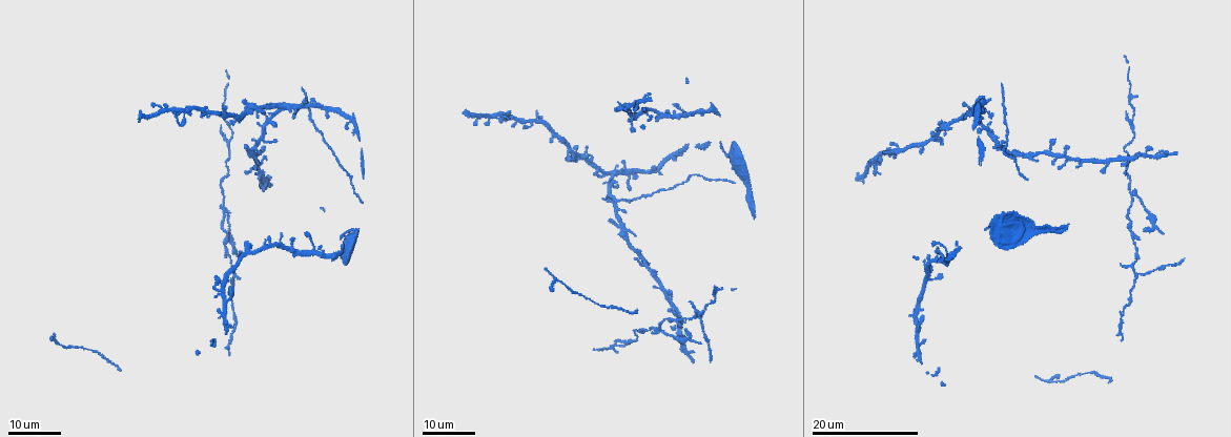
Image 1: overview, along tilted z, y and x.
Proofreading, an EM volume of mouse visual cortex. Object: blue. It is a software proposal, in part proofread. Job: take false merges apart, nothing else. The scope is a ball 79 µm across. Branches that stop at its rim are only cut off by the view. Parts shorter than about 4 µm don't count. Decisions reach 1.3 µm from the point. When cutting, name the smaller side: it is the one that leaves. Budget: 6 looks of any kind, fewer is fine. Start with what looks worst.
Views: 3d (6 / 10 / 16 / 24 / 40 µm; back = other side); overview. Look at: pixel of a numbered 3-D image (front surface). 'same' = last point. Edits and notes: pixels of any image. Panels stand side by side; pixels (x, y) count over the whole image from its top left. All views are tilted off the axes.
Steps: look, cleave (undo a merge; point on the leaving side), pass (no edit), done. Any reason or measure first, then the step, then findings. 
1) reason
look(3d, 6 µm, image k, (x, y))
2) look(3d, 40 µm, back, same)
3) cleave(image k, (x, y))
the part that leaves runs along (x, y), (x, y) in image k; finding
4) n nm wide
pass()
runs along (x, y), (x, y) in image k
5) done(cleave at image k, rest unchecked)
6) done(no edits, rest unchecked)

four or more arms meet
look(3d, 16 µm, image 1, (1135, 194))

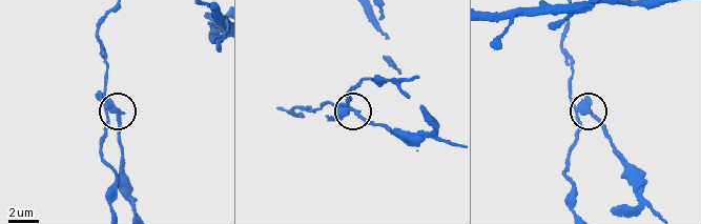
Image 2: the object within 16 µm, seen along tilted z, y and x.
look(3d, 10 µm, image 2, (112, 109))

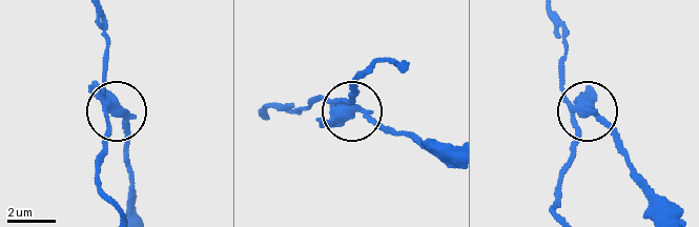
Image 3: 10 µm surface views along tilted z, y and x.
370 nm wide
cleave(image 3, (127, 124))
the part that leaves runs along (109, 106), (121, 115), (132, 210) in image 3; a second neuron is stuck on

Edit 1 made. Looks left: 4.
look(3d, 16 µm, image 1, (312, 247))

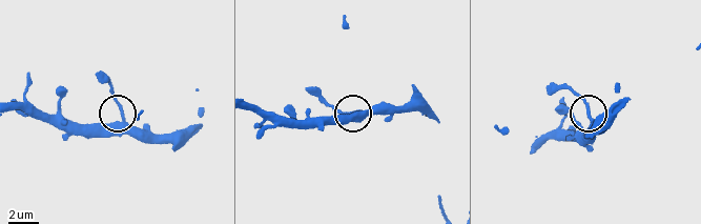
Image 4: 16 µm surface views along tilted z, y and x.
look(3d, 6 µm, image 4, (124, 119))

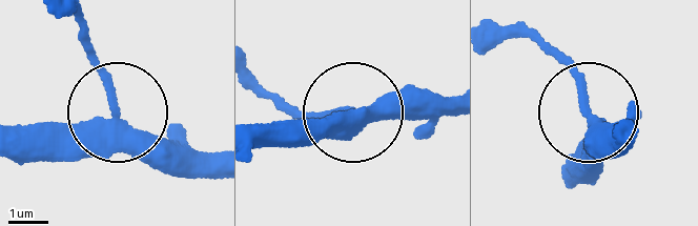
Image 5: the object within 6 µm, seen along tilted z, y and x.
pass()
continuous, no second neuron

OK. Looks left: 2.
four or more arms meet
look(3d, 16 µm, image 1, (1140, 156))

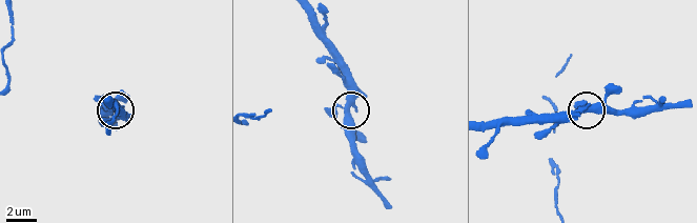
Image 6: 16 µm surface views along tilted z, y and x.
look(3d, 10 µm, image 6, (345, 113))

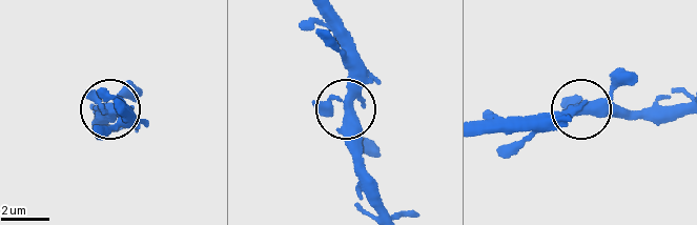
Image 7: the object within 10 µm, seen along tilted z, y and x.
side arm 8 µm; 4 arms
pass()
all the same neuron

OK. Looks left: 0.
done(cleave at image 3, rest unchecked)

